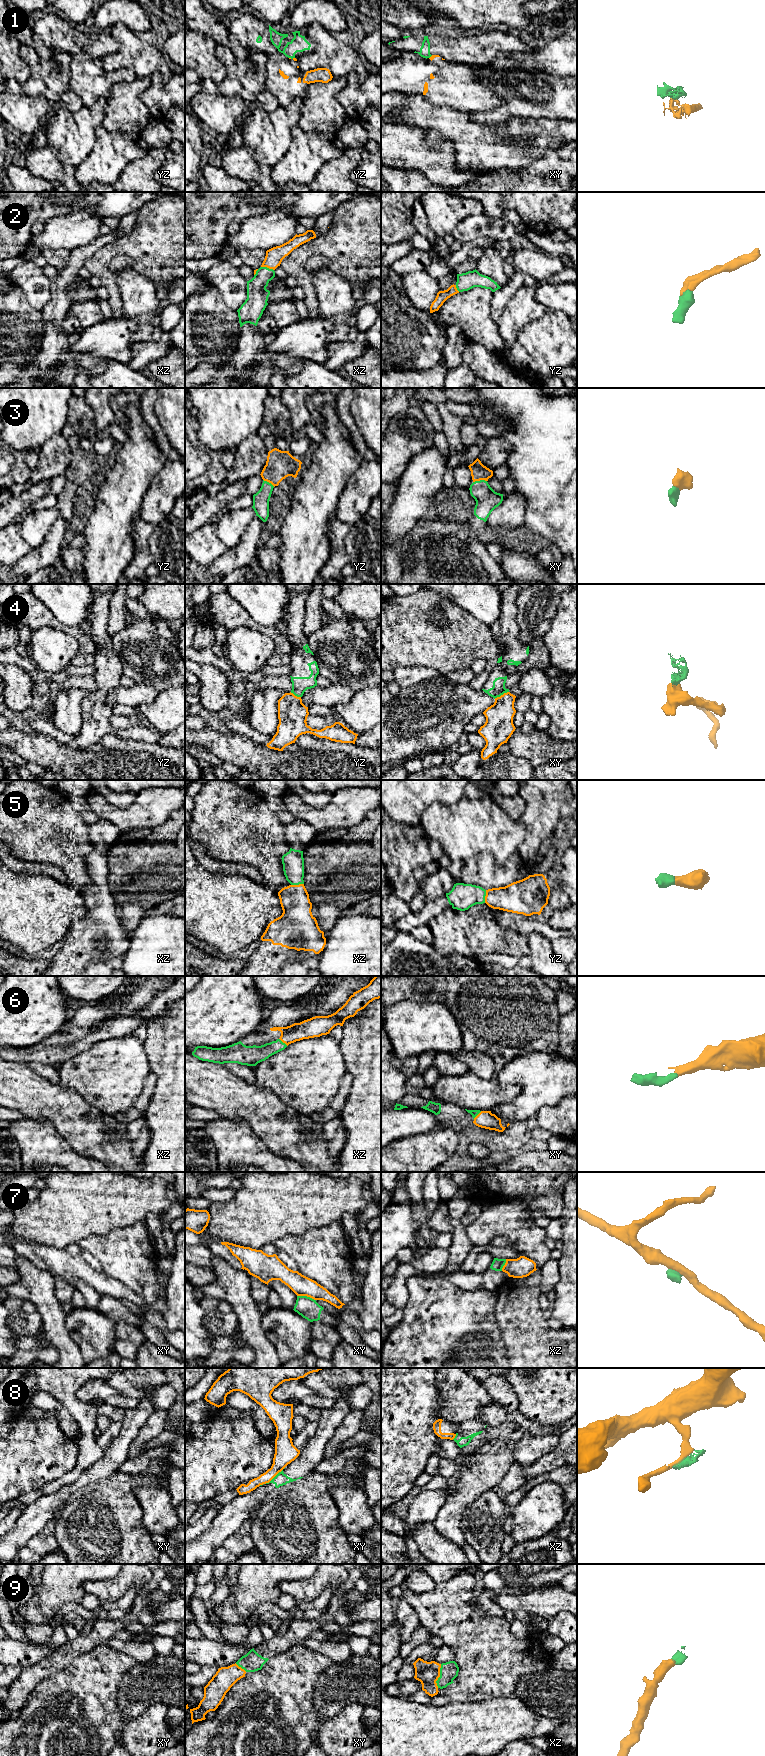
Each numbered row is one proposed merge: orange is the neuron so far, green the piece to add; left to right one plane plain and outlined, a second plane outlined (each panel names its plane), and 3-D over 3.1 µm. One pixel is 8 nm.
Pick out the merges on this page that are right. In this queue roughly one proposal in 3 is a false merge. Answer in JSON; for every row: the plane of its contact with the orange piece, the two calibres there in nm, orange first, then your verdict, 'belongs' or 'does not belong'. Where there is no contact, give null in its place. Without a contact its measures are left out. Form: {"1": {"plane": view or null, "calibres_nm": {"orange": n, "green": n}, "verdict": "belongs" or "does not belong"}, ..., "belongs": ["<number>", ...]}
{"1": {"plane": "yz", "calibres_nm": {"orange": 20, "green": 130}, "verdict": "does not belong"}, "2": {"plane": "xz", "calibres_nm": {"orange": 140, "green": 180}, "verdict": "belongs"}, "3": {"plane": "xy", "calibres_nm": {"orange": 130, "green": 180}, "verdict": "belongs"}, "4": {"plane": "xy", "calibres_nm": {"orange": 220, "green": 110}, "verdict": "belongs"}, "5": {"plane": "xz", "calibres_nm": {"orange": 240, "green": 180}, "verdict": "belongs"}, "6": {"plane": "xz", "calibres_nm": {"orange": 160, "green": 140}, "verdict": "belongs"}, "7": {"plane": "xy", "calibres_nm": {"orange": 160, "green": 170}, "verdict": "does not belong"}, "8": {"plane": "xy", "calibres_nm": {"orange": 180, "green": 100}, "verdict": "does not belong"}, "9": {"plane": "xz", "calibres_nm": {"orange": 180, "green": 140}, "verdict": "belongs"}, "belongs": ["2", "3", "4", "5", "6", "9"]}

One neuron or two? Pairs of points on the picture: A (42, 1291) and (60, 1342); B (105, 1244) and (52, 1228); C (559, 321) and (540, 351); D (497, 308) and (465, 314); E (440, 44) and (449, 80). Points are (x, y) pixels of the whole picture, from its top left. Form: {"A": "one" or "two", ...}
{"A": "one", "B": "two", "C": "one", "D": "two", "E": "two"}

